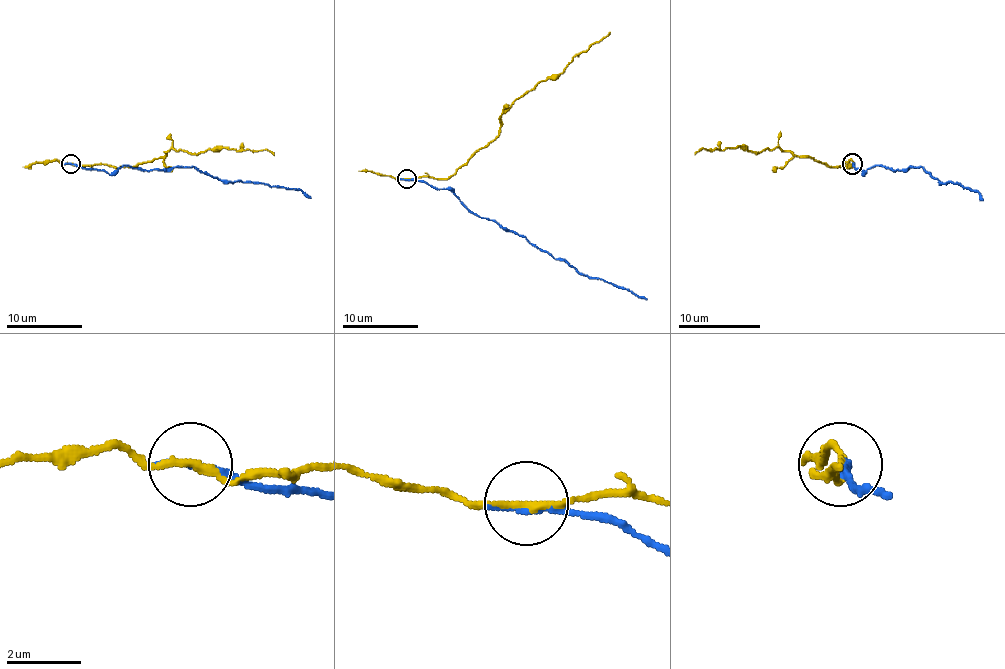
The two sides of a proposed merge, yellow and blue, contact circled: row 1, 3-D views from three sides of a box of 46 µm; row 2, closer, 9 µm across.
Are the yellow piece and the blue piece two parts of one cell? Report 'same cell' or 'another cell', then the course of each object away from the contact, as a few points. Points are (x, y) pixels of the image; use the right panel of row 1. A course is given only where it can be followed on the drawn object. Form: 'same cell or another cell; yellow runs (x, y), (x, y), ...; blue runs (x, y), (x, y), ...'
another cell; yellow runs (852, 163), (852, 167), (829, 167), (774, 147), (760, 153), (742, 147), (701, 149), (695, 155); blue runs (854, 163), (864, 173), (882, 165), (894, 171), (921, 167), (941, 183), (974, 189), (982, 200)

